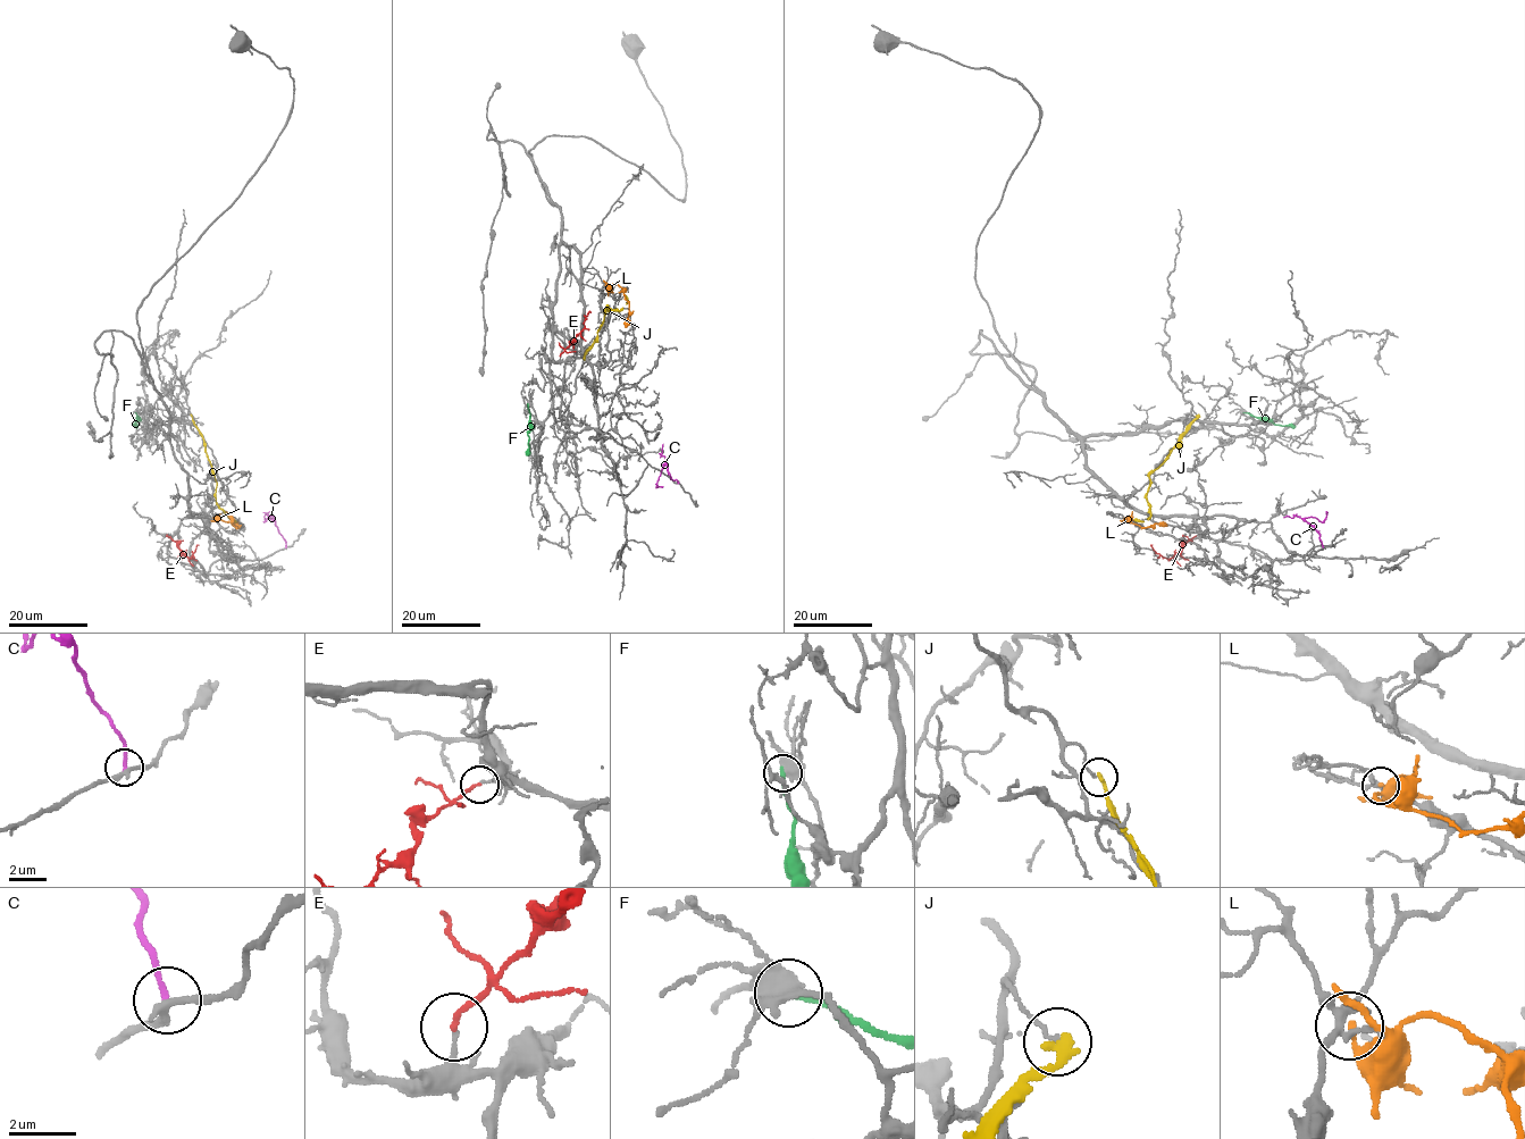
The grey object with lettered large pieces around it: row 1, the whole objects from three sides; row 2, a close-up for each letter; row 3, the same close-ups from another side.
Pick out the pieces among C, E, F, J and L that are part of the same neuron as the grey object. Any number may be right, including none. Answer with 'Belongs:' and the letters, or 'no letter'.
Belongs: E

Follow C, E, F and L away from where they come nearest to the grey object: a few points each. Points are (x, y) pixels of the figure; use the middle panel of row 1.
C: (678, 483), (665, 465), (656, 483), (656, 487), (662, 486)
E: (560, 356), (585, 328), (584, 323), (591, 312)
F: (528, 404), (529, 427), (526, 455)
L: (605, 284), (608, 287), (618, 284), (623, 290), (629, 303), (626, 327)

